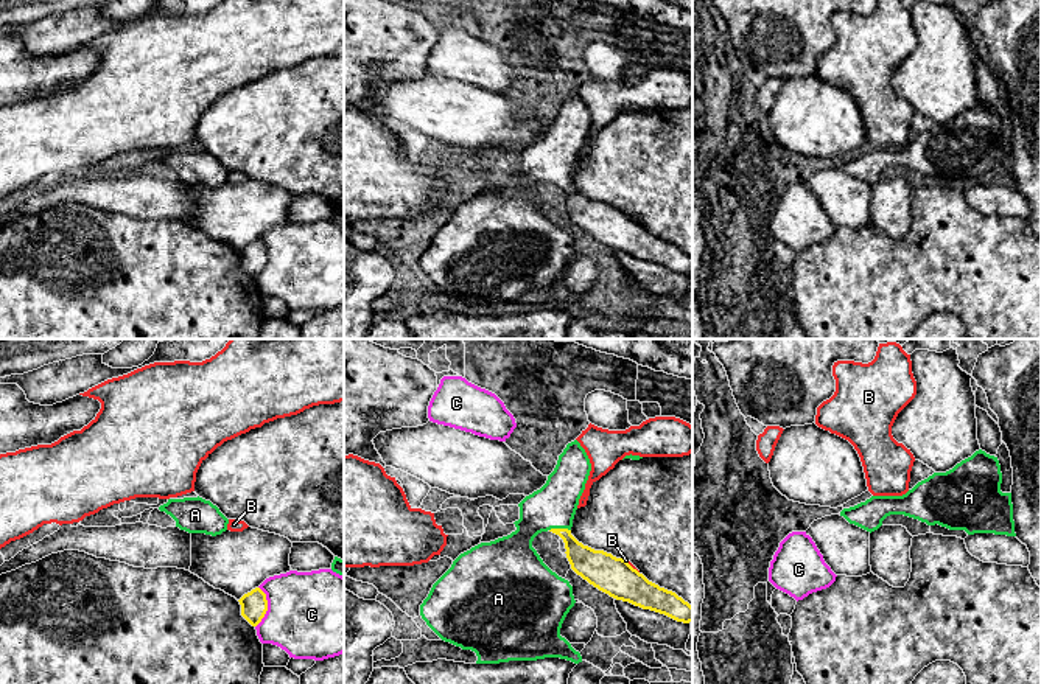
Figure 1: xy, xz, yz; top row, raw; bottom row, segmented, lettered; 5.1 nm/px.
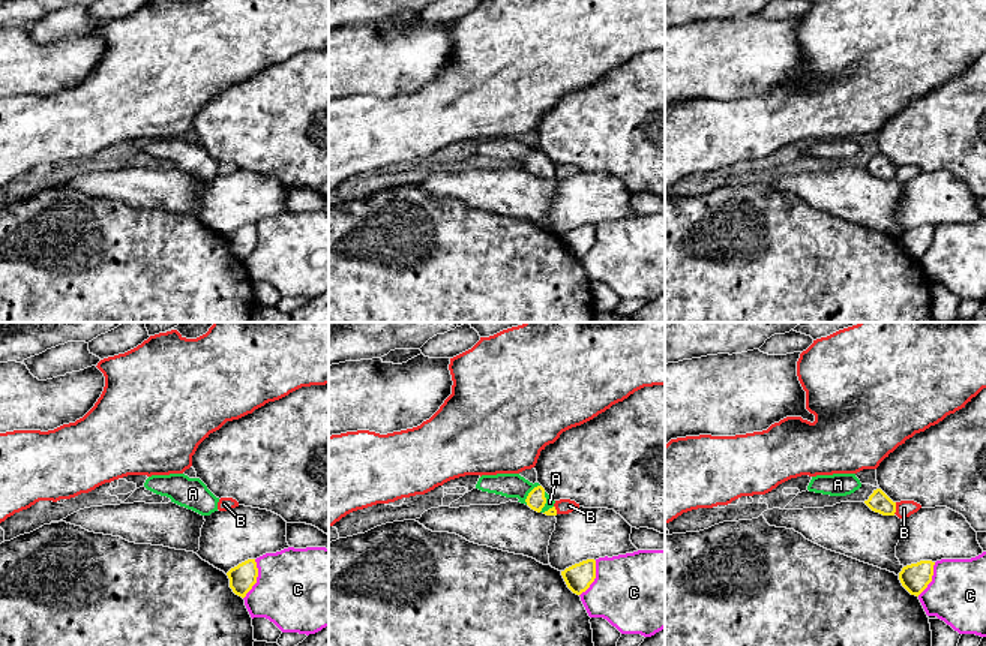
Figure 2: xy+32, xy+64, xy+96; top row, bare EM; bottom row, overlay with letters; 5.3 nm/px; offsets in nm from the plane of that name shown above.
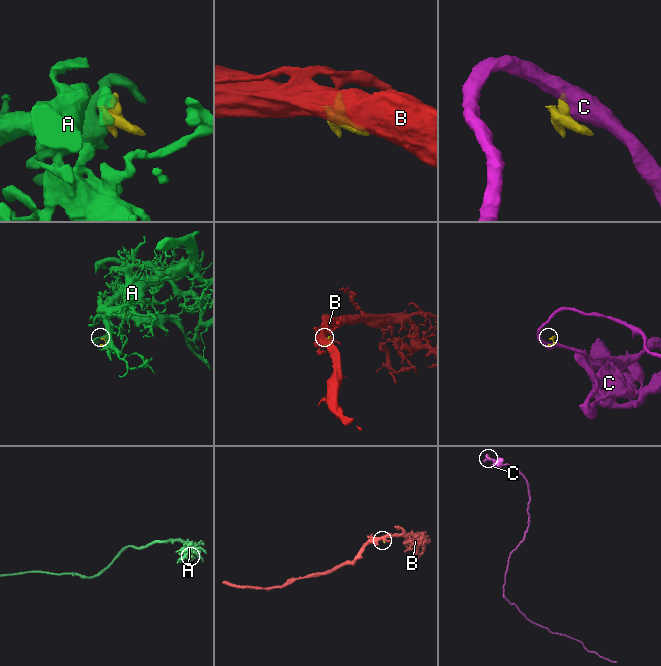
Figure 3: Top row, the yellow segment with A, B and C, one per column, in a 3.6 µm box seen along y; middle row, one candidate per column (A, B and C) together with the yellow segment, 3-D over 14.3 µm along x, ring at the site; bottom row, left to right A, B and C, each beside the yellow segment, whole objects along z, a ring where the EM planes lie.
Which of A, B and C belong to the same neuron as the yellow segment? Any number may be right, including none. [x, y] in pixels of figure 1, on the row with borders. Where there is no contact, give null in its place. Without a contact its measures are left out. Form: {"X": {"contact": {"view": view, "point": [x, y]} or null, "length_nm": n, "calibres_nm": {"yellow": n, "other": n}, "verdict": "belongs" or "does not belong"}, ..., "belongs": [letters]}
{"A": {"contact": {"view": "xz", "point": [559, 529]}, "length_nm": 110, "calibres_nm": {"yellow": 160, "other": 220}, "verdict": "belongs"}, "B": {"contact": {"view": "xz", "point": [630, 566]}, "length_nm": 100, "calibres_nm": {"yellow": 190, "other": 20}, "verdict": "does not belong"}, "C": {"contact": {"view": "xy", "point": [266, 607]}, "length_nm": 220, "calibres_nm": {"yellow": 140, "other": 440}, "verdict": "does not belong"}, "belongs": ["A"]}

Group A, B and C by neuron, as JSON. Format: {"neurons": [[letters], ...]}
{"neurons": [["A"], ["B"], ["C"]]}

